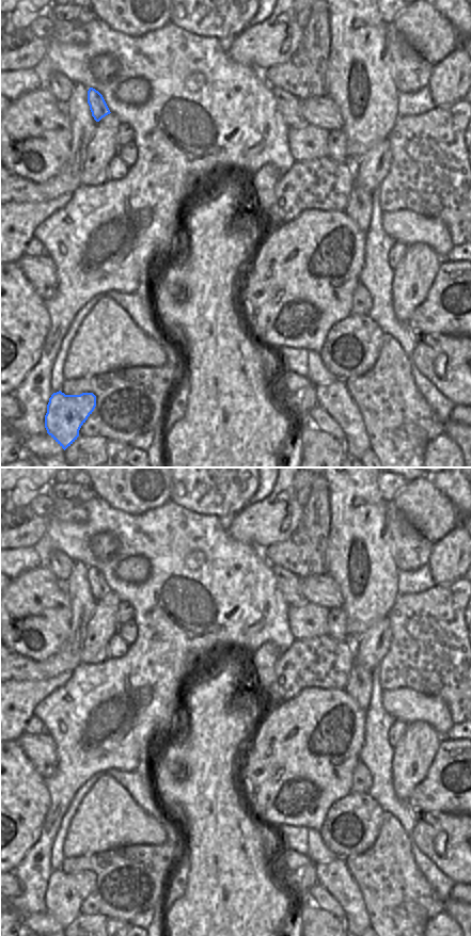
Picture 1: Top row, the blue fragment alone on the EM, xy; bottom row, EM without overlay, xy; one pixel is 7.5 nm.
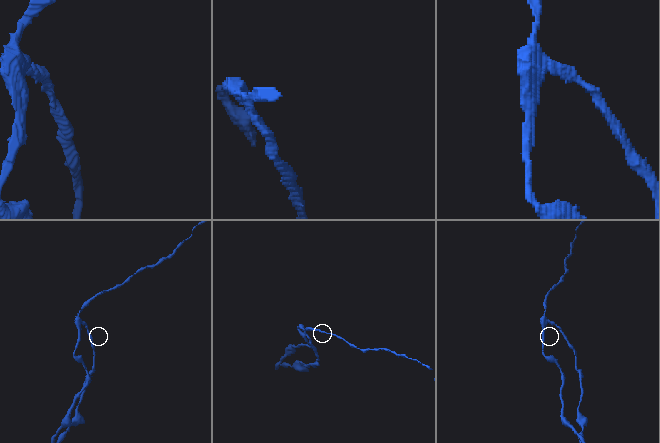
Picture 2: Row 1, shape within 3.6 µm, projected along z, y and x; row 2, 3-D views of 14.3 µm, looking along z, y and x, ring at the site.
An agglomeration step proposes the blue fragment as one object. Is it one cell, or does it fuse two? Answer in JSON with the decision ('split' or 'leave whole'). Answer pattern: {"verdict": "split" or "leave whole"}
{"verdict": "split"}

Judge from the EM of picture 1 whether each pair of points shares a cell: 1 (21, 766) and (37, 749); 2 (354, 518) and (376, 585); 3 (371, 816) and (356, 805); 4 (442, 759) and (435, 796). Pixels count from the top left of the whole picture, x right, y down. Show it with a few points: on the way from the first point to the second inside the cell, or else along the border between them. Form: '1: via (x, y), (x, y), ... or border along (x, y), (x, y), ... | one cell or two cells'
1: border along (16, 741), (33, 767), (44, 778) | two cells
2: via (360, 535), (367, 544), (372, 568) | one cell
3: via (367, 816), (359, 808) | one cell
4: via (441, 768), (439, 772), (439, 787) | one cell

